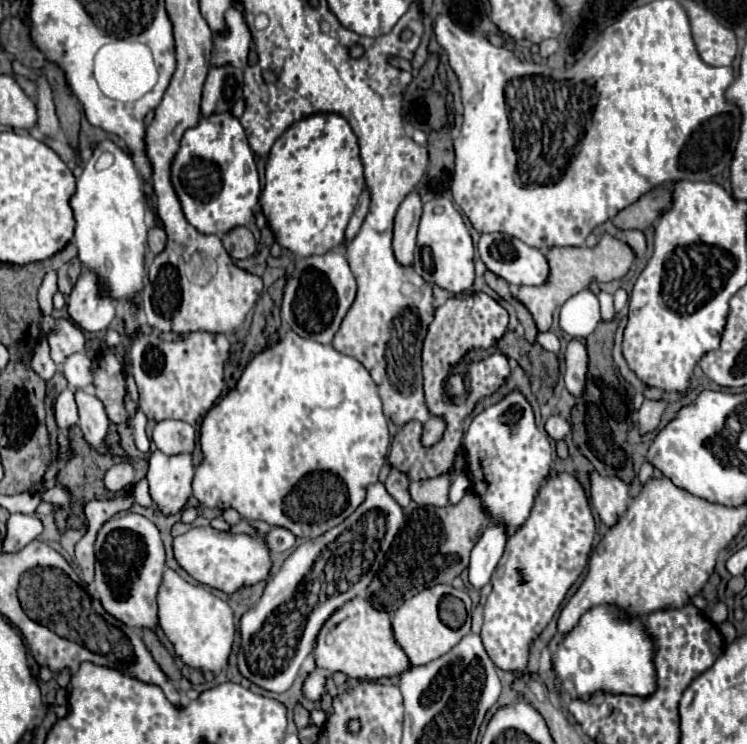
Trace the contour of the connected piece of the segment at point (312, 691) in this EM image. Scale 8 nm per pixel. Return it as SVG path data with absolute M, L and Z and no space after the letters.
M314 667L314 671L310 671L310 675L302 683L302 693L308 701L318 703L322 701L324 691L326 691L326 675L322 675L318 667Z

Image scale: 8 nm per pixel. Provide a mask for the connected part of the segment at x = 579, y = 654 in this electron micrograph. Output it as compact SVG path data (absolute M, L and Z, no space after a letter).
M610 603L586 611L578 625L566 633L564 641L550 649L552 669L562 681L562 691L568 699L588 699L598 691L636 697L654 695L658 689L654 655L654 639L646 631L644 621Z

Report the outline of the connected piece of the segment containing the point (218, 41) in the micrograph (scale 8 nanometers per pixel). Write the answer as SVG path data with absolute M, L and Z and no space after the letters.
M234 7L226 11L226 23L228 23L228 35L226 37L214 37L214 63L230 63L234 67L246 67L248 51L250 51L250 31L246 27L246 21L242 13Z

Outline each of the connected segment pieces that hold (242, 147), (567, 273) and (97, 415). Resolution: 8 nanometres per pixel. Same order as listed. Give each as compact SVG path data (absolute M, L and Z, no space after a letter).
M232 111L202 117L196 127L184 133L180 149L170 165L170 181L180 199L184 217L200 233L224 235L236 227L248 225L262 187L246 129Z
M602 235L598 245L594 249L588 247L554 247L554 251L548 251L548 263L550 263L550 283L542 287L520 287L518 299L528 307L532 313L538 331L546 333L552 325L552 313L556 307L562 307L566 299L574 297L582 289L590 287L592 283L608 283L616 279L624 279L636 259L630 245L614 239L612 235Z
M76 391L76 403L80 411L80 429L84 433L84 439L92 449L98 451L106 445L106 435L110 429L104 405L94 393L88 391Z

